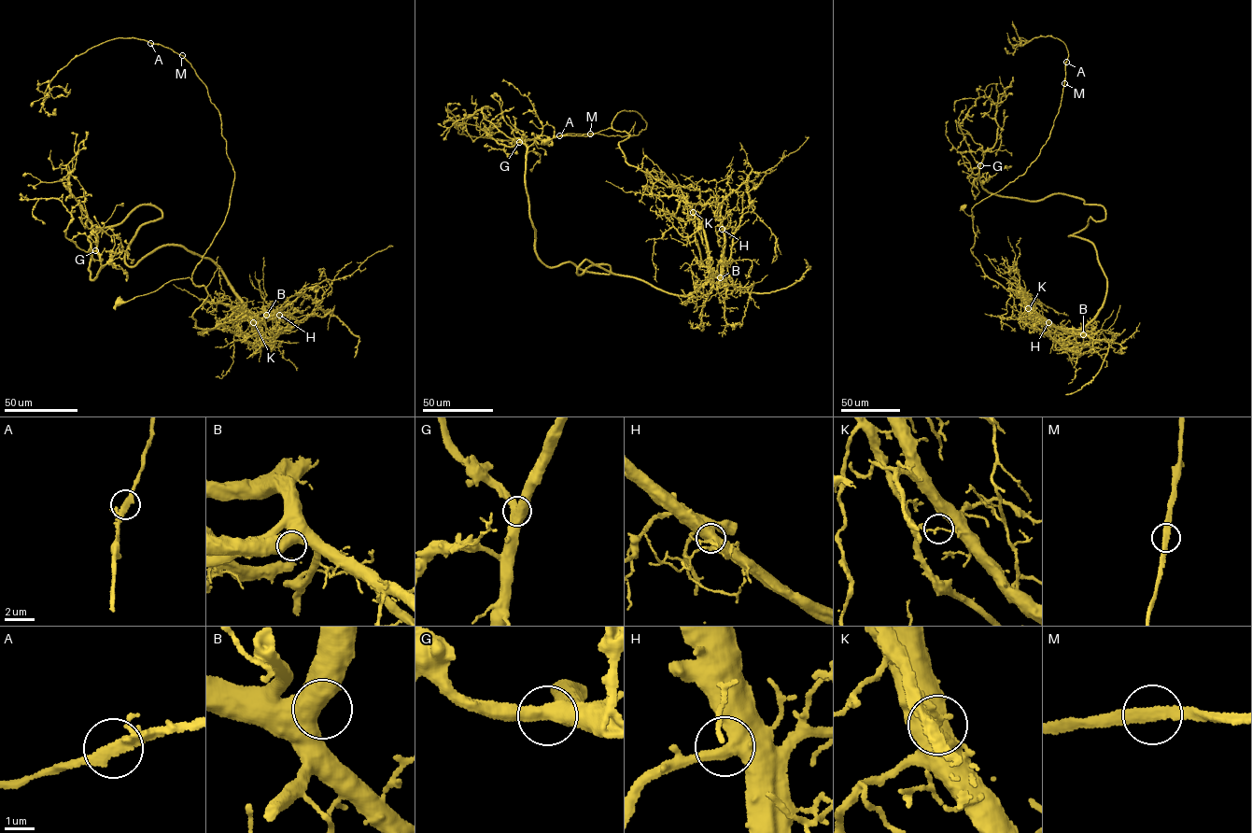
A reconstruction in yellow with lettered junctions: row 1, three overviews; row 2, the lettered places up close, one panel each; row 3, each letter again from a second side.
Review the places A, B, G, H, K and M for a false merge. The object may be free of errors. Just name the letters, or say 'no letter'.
K

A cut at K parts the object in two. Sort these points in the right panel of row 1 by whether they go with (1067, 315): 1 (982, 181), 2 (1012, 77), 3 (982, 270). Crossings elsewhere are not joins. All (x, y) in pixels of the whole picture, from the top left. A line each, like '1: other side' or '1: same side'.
1: same side
2: same side
3: other side

